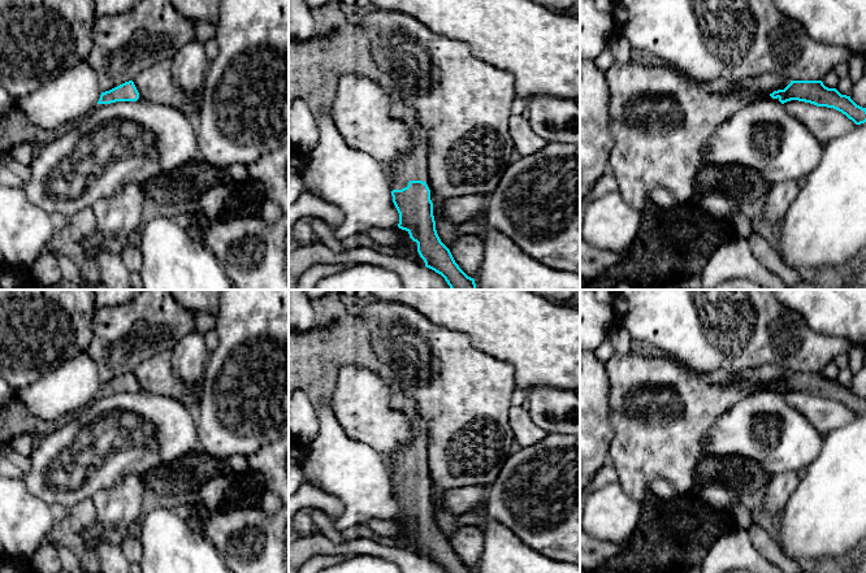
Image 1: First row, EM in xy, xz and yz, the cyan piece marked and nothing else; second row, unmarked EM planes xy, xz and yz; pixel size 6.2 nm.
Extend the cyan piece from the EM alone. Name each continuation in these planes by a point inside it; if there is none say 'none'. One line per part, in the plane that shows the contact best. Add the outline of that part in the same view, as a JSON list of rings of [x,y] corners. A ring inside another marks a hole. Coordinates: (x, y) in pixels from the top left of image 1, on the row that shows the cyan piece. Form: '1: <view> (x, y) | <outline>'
1: xz (338, 48) | [[[330,0],[328,4],[325,5],[321,5],[319,8],[312,8],[309,9],[311,10],[311,14],[313,17],[313,21],[315,21],[315,25],[316,25],[316,32],[312,38],[309,38],[308,40],[294,40],[294,39],[290,39],[289,38],[289,107],[290,104],[294,101],[294,100],[303,100],[309,110],[313,113],[313,116],[319,116],[320,113],[326,113],[329,116],[332,116],[332,107],[333,107],[333,101],[335,99],[335,91],[337,91],[337,87],[338,87],[338,82],[339,82],[339,78],[342,75],[361,75],[361,77],[368,77],[371,78],[373,82],[381,84],[381,86],[385,86],[385,87],[389,87],[393,90],[393,94],[391,94],[391,101],[390,101],[390,114],[393,118],[399,118],[399,120],[403,120],[407,122],[408,127],[410,127],[410,133],[411,133],[411,149],[410,152],[403,156],[403,157],[399,157],[394,165],[393,165],[393,172],[394,172],[394,177],[390,179],[390,190],[402,190],[404,187],[408,186],[408,182],[410,181],[423,181],[428,185],[429,190],[430,190],[430,200],[432,200],[432,188],[430,188],[430,185],[429,185],[429,173],[428,173],[428,139],[426,139],[426,131],[424,129],[424,126],[421,125],[415,109],[412,108],[412,105],[410,103],[407,103],[399,94],[398,91],[395,90],[395,81],[391,75],[389,75],[387,73],[382,71],[378,65],[376,64],[374,58],[373,58],[373,53],[372,53],[372,48],[371,48],[371,43],[369,43],[369,39],[367,36],[367,34],[360,29],[359,25],[352,25],[350,23],[342,9],[341,9],[341,1],[339,0]]]

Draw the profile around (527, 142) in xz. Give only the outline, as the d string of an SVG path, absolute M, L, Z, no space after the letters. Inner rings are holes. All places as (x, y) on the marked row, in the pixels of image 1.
M511 114L508 120L508 131L514 142L514 149L518 151L521 157L531 156L547 144L547 140L532 129L525 114Z

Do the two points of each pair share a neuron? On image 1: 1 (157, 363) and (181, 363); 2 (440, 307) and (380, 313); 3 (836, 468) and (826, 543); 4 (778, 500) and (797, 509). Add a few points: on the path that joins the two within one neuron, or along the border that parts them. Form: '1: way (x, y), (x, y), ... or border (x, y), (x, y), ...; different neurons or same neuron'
1: border (170, 350), (172, 370), (183, 382), (196, 381); different neurons
2: border (399, 303), (418, 309), (442, 326); different neurons
3: way (836, 486), (836, 504), (826, 516), (826, 525); same neuron
4: border (800, 478), (776, 520); different neurons

